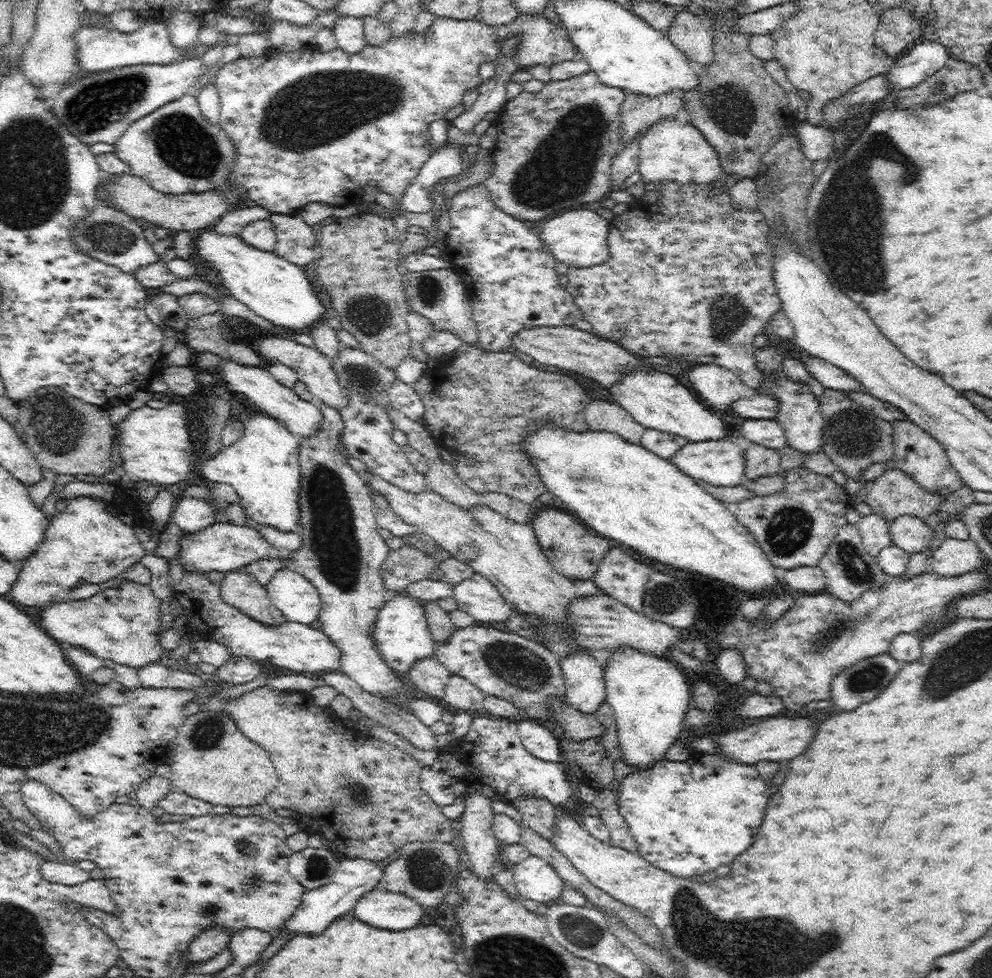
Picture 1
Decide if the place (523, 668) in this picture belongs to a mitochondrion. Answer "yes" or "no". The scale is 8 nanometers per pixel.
yes

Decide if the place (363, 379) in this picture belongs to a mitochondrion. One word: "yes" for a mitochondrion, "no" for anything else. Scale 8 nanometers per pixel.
yes

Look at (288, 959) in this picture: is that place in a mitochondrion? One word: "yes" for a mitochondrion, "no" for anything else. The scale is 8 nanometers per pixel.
no

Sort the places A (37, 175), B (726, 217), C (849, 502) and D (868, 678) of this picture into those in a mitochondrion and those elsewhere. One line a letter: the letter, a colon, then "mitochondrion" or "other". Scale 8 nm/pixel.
A: mitochondrion
B: other
C: other
D: mitochondrion

